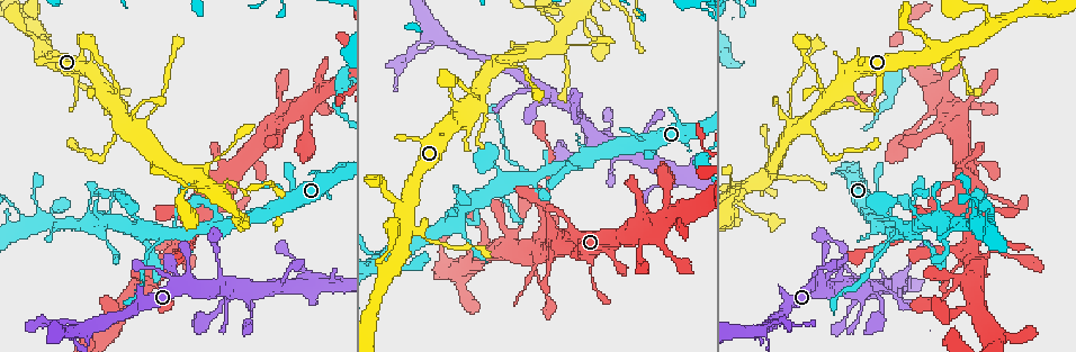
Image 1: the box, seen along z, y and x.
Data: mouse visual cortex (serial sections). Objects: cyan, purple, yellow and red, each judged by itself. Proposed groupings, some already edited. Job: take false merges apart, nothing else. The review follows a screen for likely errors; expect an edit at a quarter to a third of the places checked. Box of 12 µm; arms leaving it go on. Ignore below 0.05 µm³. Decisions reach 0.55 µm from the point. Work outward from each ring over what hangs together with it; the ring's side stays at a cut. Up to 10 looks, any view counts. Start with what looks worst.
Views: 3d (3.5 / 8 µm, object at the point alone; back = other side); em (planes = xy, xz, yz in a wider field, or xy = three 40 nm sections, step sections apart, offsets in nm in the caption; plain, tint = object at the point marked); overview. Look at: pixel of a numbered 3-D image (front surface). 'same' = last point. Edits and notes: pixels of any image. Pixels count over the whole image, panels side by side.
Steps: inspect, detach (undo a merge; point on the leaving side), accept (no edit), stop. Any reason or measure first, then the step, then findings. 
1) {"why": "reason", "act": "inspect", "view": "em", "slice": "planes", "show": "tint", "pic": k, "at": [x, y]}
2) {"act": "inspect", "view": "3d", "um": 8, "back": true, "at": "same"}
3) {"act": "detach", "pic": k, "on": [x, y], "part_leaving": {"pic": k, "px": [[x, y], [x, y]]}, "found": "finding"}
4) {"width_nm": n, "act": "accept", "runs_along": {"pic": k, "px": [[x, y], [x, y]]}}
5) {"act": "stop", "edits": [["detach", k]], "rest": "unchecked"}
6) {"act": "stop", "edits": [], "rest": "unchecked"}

{"why": "calibre changes", "act": "inspect", "view": "3d", "um": 3.5, "pic": 1, "at": [146, 116]}

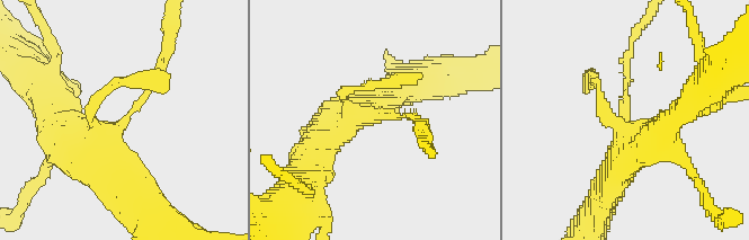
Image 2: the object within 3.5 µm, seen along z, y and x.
{"arm_widths_nm": [100, 400], "why": "shape alone is not enough", "act": "inspect", "view": "em", "slice": "xy", "step": 2, "show": "tint", "pic": 2, "at": [373, 117]}

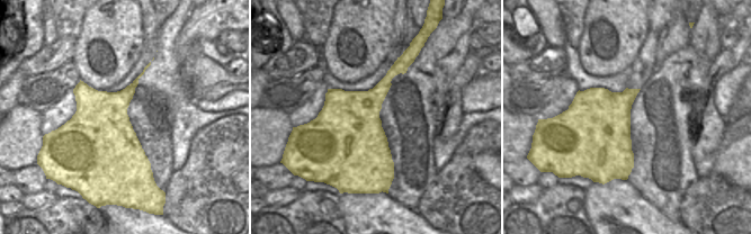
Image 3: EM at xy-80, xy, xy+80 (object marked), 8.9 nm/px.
{"act": "accept", "runs_along": {"pic": 2, "px": [[70, 140], [95, 153], [146, 95], [160, 56]]}, "found": "one cell here"}

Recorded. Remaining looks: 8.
{"why": "sudden change in width", "act": "inspect", "view": "3d", "um": 3.5, "pic": 1, "at": [955, 59]}

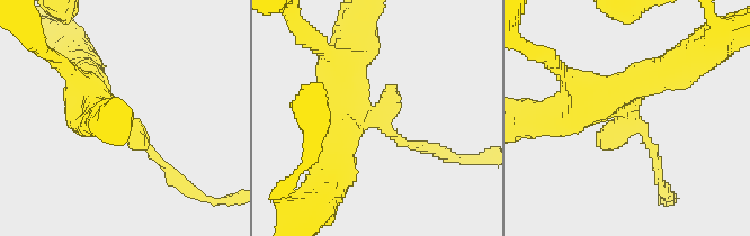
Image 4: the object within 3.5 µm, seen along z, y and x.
{"why": "need the tissue", "act": "inspect", "view": "em", "slice": "xy", "step": 3, "show": "plain", "pic": 4, "at": [629, 118]}

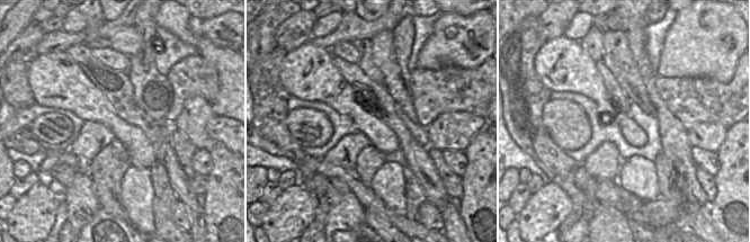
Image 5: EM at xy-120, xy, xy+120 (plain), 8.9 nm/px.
{"why": "where the object lies", "act": "inspect", "view": "em", "slice": "xy", "step": 3, "show": "tint", "at": "same"}

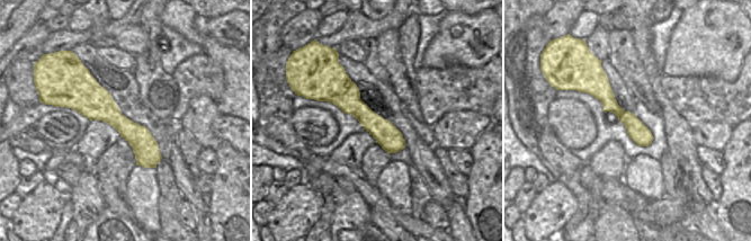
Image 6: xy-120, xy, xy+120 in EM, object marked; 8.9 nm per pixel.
{"width_nm": 220, "act": "accept", "runs_along": {"pic": 4, "px": [[342, 72], [339, 94], [421, 146]]}, "found": "continuous, no second cell"}

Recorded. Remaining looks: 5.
{"why": "thick turns thin", "act": "inspect", "view": "3d", "um": 3.5, "pic": 1, "at": [954, 208]}

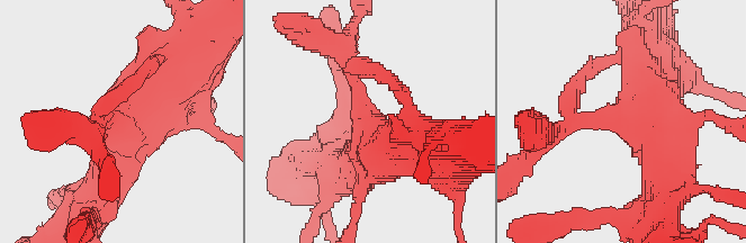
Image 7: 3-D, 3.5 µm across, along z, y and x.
{"why": "need the tissue", "act": "inspect", "view": "em", "slice": "xy", "step": 1, "show": "tint", "pic": 7, "at": [364, 119]}

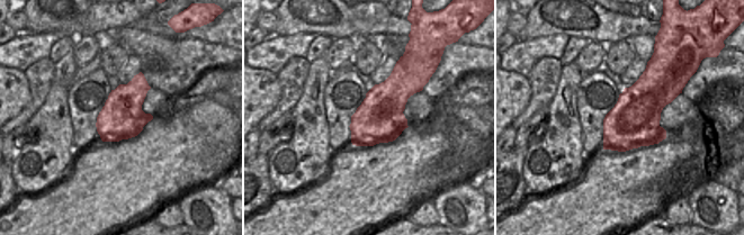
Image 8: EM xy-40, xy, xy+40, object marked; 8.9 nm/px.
{"act": "accept", "runs_along": {"pic": 7, "px": [[407, 149], [384, 152], [342, 54]]}, "found": "one cell here"}

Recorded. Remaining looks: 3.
{"why": "looks like a crossing", "act": "inspect", "view": "3d", "um": 3.5, "pic": 1, "at": [205, 186]}

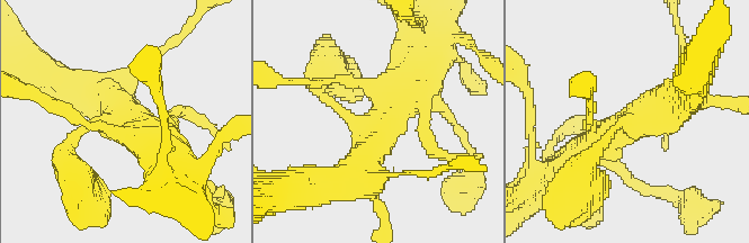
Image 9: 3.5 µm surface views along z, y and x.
{"arms": 4, "arm_widths_nm": [150, 250, 500, 500], "why": "shape alone is not enough", "act": "inspect", "view": "em", "slice": "xy", "step": 2, "show": "tint", "pic": 9, "at": [123, 120]}

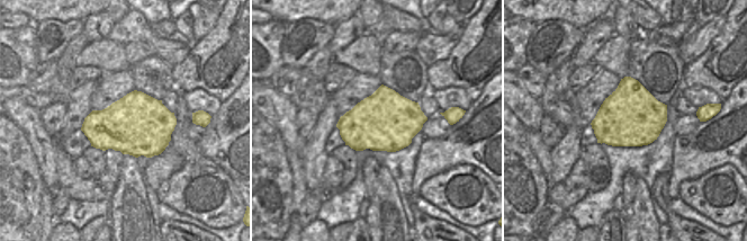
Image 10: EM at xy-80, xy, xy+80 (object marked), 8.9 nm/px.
{"act": "accept", "runs_along": {"pic": 9, "px": [[341, 180], [425, 93]]}, "found": "one cell here"}

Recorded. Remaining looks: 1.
{"act": "stop", "edits": [], "rest": "unchecked"}

